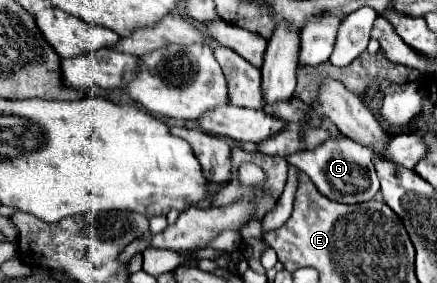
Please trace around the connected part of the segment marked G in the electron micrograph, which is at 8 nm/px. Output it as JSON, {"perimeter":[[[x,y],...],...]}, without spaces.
{"perimeter":[[[340,135],[336,139],[324,141],[324,145],[318,145],[316,149],[310,149],[310,151],[306,149],[306,151],[288,155],[286,160],[290,165],[304,171],[324,197],[338,203],[364,203],[364,201],[370,201],[380,187],[372,165],[372,155],[374,155],[372,149],[364,145],[356,145],[352,139]]]}

